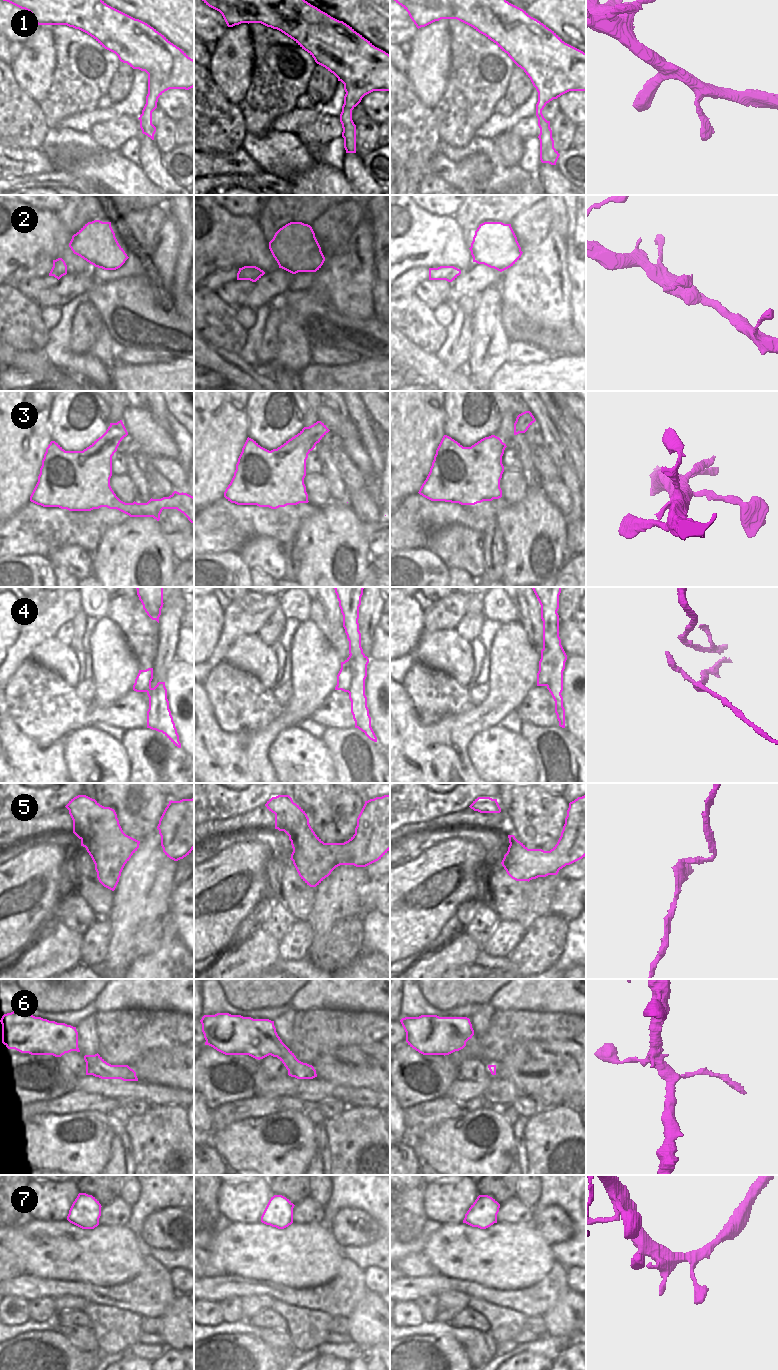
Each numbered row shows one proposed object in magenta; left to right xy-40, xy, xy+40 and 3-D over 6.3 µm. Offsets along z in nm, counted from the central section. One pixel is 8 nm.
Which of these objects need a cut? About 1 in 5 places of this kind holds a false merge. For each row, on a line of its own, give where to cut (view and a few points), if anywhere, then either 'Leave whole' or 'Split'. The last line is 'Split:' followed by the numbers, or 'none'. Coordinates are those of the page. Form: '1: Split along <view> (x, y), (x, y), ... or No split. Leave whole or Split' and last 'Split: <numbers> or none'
1: No split. Leave whole
2: No split. Leave whole
3: No split. Leave whole
4: Split along xy+40 (541, 651), (546, 653), (546, 662), (550, 669), (547, 686). Split
5: No split. Leave whole
6: No split. Leave whole
7: No split. Leave whole
Split: 4

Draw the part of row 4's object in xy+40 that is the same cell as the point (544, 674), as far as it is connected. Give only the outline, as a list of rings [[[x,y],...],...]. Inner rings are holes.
[[[541,652],[539,671],[537,673],[537,686],[548,686],[551,679],[551,669],[547,663],[547,653]]]

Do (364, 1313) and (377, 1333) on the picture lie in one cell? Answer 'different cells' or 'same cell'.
same cell

